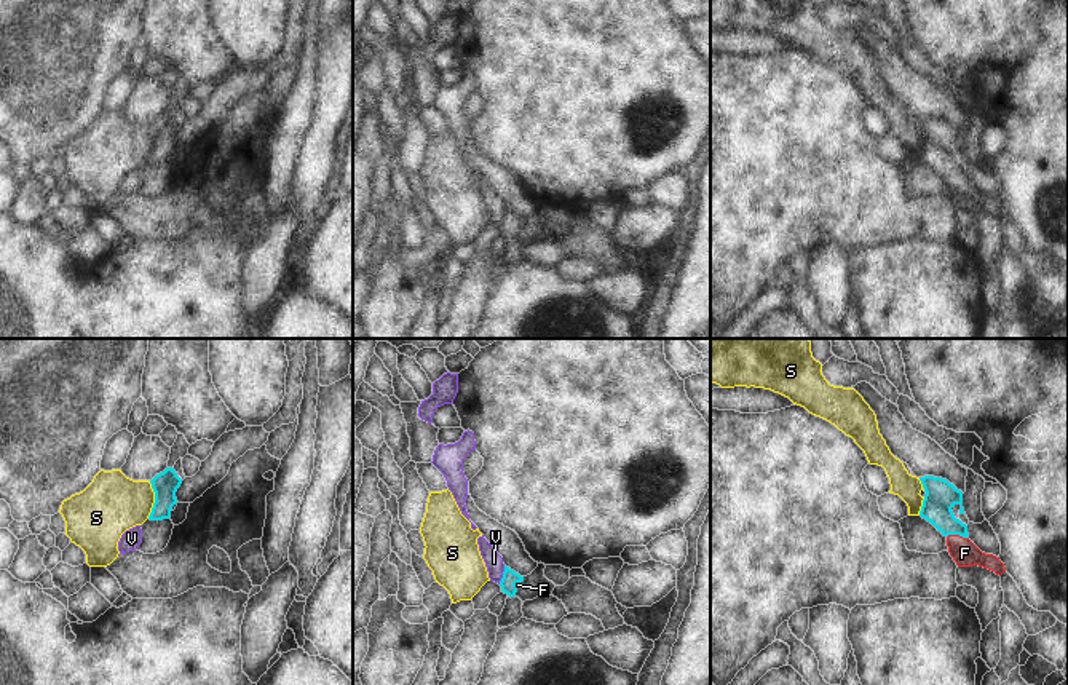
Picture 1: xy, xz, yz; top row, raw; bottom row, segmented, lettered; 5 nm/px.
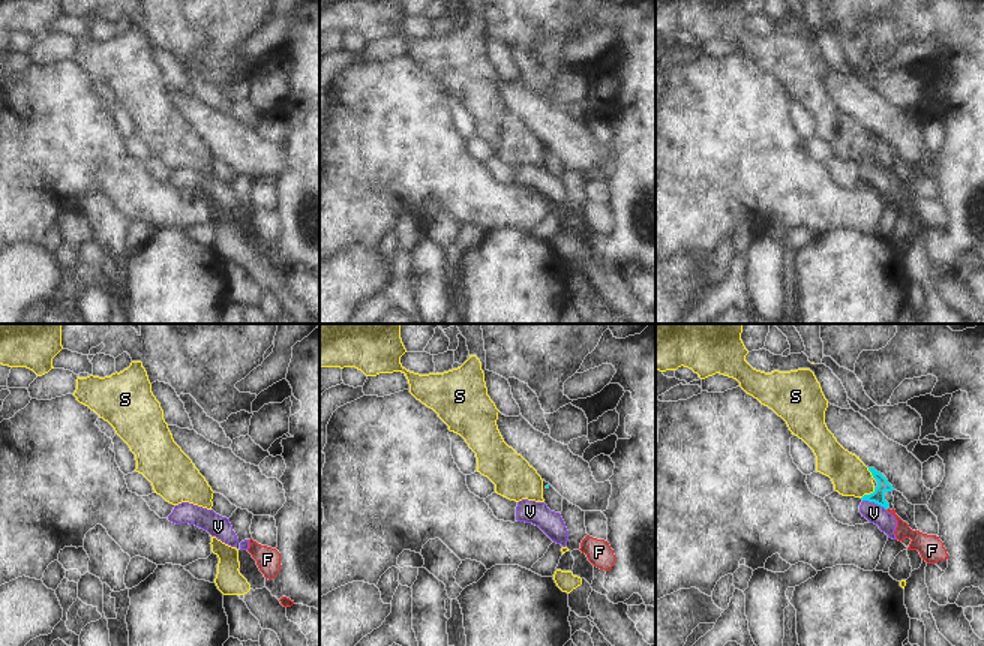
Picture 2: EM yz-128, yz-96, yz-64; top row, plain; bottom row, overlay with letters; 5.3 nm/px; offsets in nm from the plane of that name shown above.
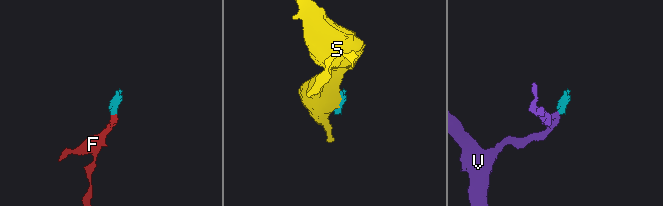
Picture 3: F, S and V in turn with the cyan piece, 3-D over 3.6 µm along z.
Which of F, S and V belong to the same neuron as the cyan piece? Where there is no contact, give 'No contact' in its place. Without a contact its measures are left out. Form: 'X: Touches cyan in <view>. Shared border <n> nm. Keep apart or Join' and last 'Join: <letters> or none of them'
F: Touches cyan in yz. Shared border 110 nm. Join
S: Touches cyan in xy. Shared border 190 nm. Keep apart
V: Touches cyan in xz. Shared border 100 nm. Keep apart
Join: F

